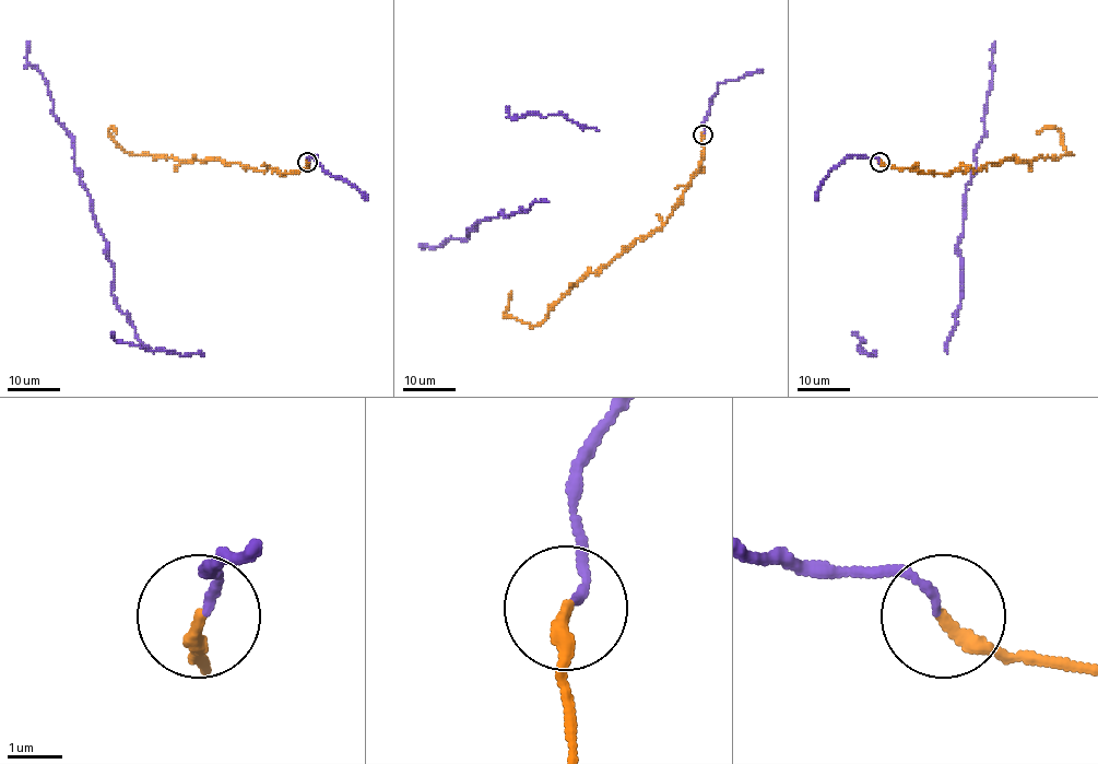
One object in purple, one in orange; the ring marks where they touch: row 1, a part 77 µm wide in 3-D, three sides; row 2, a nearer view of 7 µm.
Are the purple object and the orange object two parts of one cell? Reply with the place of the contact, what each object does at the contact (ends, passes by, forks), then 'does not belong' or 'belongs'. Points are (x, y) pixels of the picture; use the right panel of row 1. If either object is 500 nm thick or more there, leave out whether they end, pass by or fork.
(880, 162) | purple ends | orange ends | belongs

